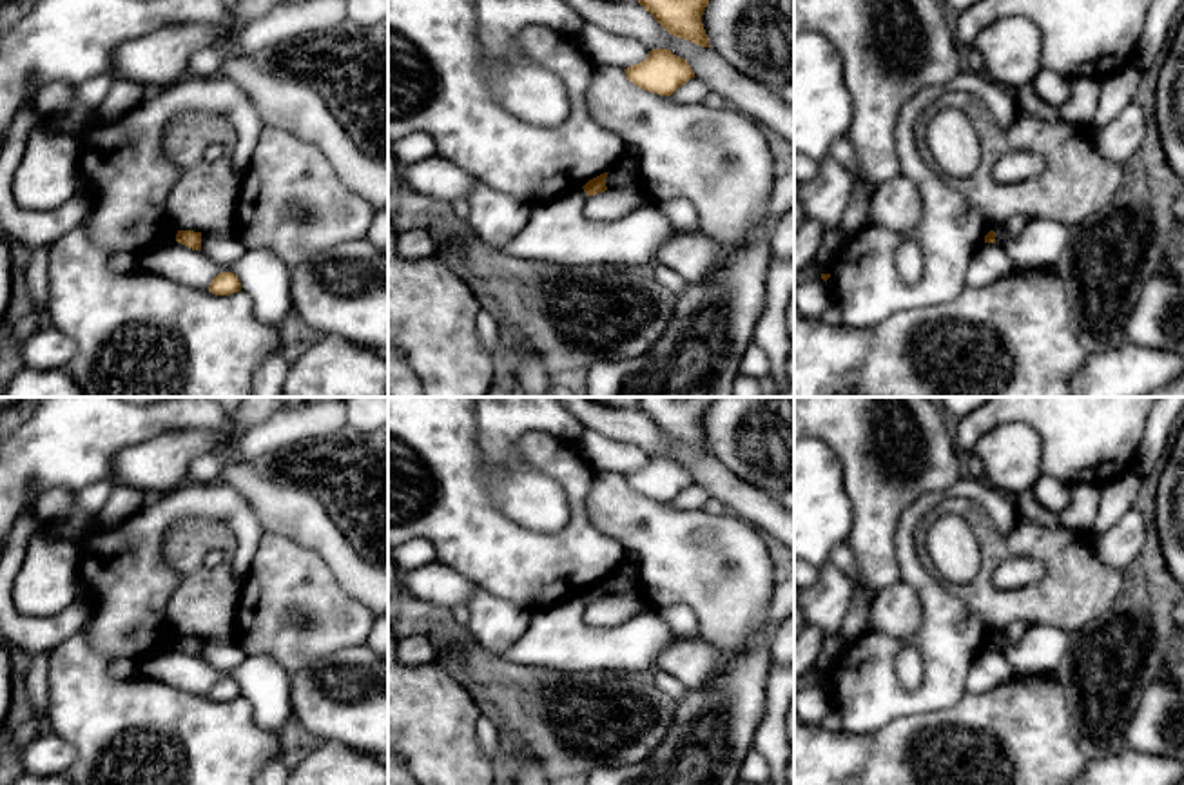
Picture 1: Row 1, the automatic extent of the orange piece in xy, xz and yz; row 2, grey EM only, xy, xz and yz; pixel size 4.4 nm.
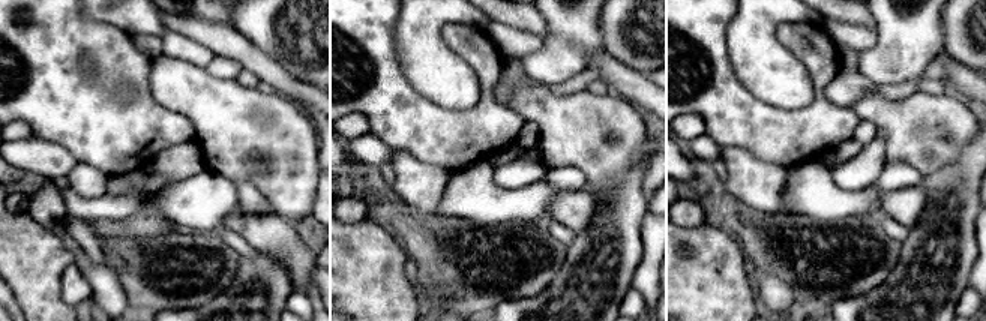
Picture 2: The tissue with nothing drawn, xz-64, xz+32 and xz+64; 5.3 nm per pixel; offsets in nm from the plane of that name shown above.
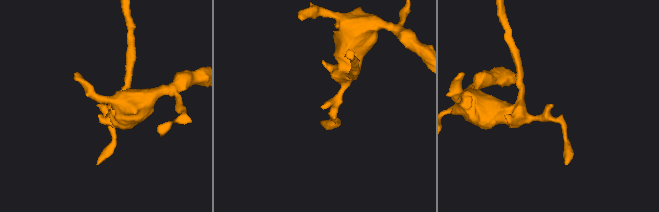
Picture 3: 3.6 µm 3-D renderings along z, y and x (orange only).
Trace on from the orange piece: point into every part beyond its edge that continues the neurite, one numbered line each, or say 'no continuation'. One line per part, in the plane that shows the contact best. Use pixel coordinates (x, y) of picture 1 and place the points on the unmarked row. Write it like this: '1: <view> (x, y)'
no continuation

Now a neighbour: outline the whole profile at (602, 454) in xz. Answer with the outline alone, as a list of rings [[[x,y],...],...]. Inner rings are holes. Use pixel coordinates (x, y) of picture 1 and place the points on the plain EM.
[[[586,430],[577,444],[586,450],[587,462],[595,471],[627,475],[649,460],[638,446],[607,439],[593,430]]]

